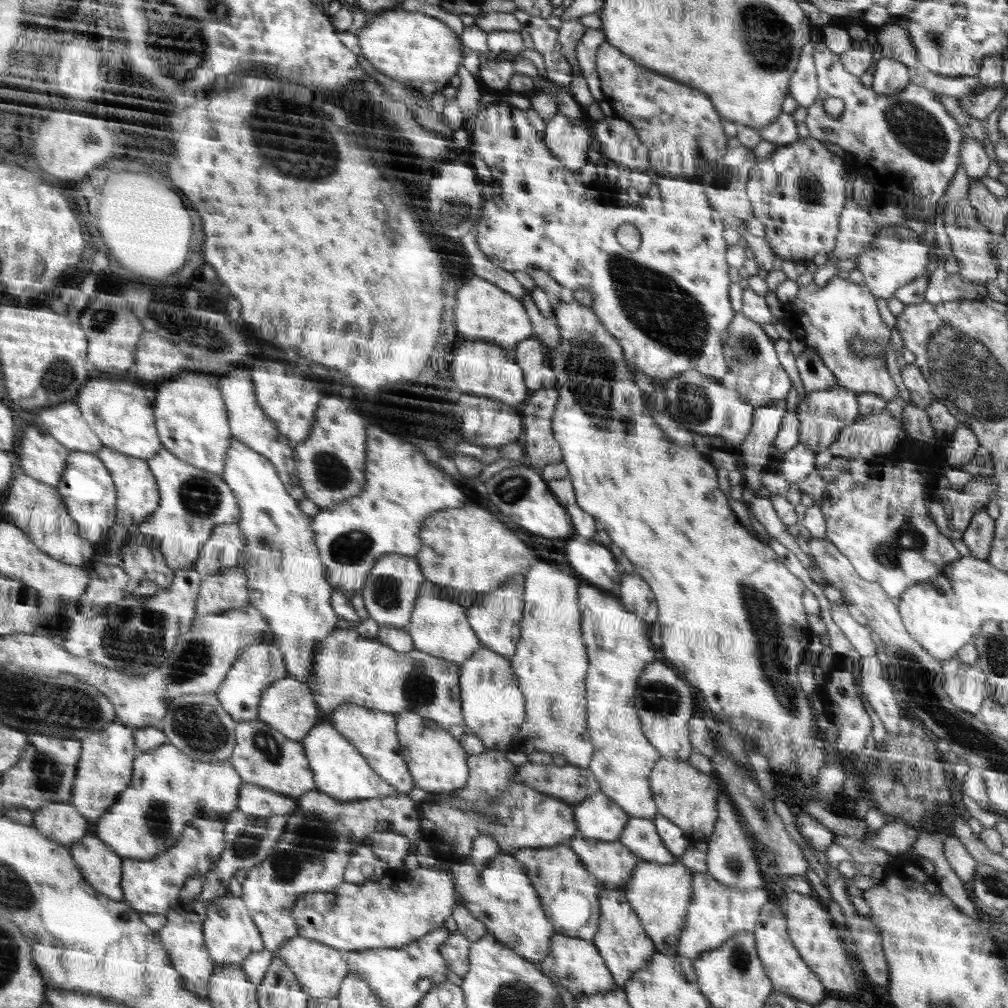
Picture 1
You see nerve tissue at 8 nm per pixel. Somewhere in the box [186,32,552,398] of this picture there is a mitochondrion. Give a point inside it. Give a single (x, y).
(298, 143)

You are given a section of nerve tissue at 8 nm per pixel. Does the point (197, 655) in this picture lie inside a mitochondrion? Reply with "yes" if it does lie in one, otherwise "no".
yes

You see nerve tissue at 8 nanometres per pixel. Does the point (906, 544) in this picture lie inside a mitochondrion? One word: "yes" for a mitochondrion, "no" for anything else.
yes

